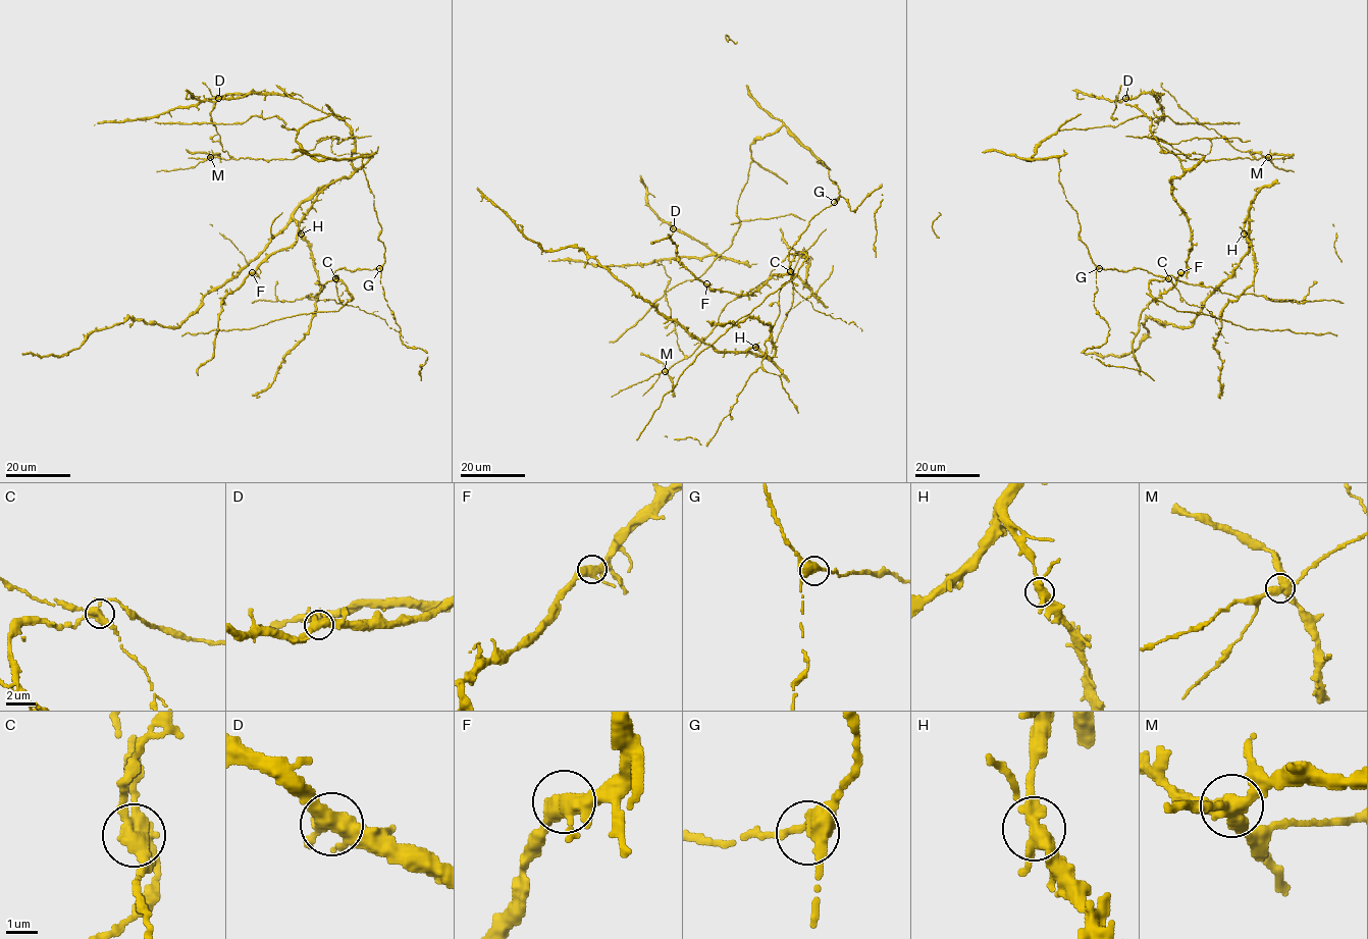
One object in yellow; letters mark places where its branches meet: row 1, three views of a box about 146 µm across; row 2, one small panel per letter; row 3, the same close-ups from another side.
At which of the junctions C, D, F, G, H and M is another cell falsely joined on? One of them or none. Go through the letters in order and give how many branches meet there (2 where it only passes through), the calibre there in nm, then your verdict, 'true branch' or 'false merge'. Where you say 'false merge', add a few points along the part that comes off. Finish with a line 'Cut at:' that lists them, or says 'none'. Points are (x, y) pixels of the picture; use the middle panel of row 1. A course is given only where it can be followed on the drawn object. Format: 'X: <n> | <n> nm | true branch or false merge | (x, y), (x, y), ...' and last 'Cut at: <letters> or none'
C: 4 | 420 nm | false merge | (790, 271), (795, 254), (804, 254), (806, 258), (792, 279), (739, 318), (686, 368), (636, 439)
D: 4 | 400 nm | true branch
F: 4 | 400 nm | true branch
G: 3 | 420 nm | true branch
H: 4 | 400 nm | true branch
M: 4 | 420 nm | true branch
Cut at: C

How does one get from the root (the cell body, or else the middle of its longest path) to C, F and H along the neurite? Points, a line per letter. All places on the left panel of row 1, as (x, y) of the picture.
C: (314, 157), (364, 157), (381, 228), (384, 263), (372, 269), (338, 268), (335, 278)
F: (314, 157), (276, 115), (208, 122), (237, 159), (294, 159), (352, 133), (354, 171), (252, 272)
H: (314, 157), (364, 157), (384, 263), (336, 269), (315, 298), (320, 285), (301, 233)

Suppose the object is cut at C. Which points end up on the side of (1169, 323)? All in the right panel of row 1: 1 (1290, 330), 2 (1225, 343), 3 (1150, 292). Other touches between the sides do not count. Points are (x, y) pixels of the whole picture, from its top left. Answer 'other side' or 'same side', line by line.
1: other side
2: other side
3: other side

